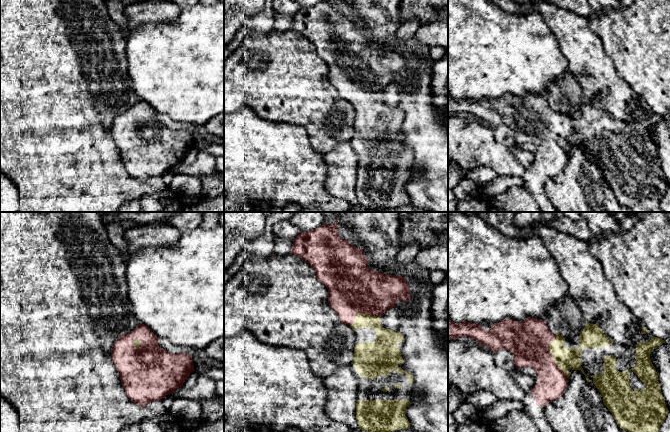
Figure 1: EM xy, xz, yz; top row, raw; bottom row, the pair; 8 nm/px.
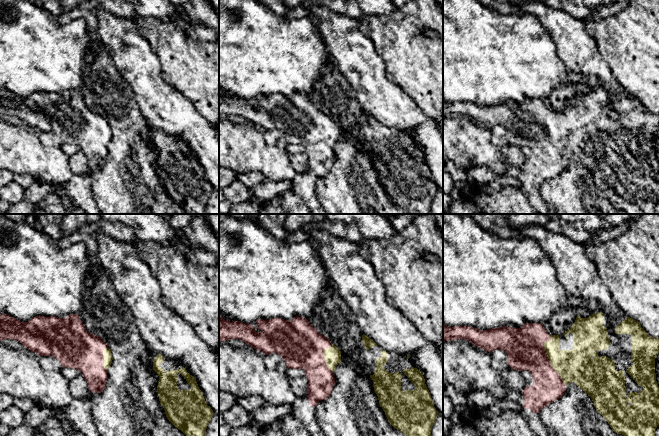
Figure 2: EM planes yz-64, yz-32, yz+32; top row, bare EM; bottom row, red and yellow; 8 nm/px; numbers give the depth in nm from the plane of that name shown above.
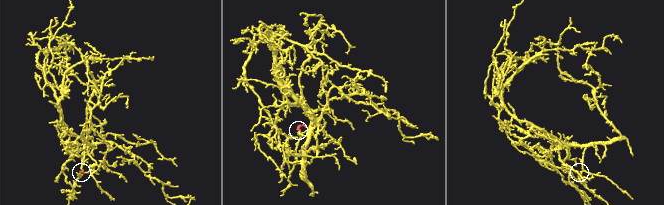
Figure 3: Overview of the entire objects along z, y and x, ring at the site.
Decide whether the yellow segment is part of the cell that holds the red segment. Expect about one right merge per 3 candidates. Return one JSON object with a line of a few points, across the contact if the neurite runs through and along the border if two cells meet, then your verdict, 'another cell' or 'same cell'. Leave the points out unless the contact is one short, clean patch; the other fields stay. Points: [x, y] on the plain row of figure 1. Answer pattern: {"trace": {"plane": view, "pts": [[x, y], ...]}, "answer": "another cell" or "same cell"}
{"answer": "same cell"}

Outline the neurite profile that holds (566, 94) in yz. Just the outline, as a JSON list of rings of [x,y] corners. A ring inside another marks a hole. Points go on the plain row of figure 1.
[[[570,71],[558,77],[542,96],[552,109],[568,114],[580,110],[586,101],[581,85]]]

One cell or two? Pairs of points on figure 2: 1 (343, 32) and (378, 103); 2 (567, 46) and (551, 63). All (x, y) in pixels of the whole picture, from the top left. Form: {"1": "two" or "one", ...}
{"1": "one", "2": "two"}

